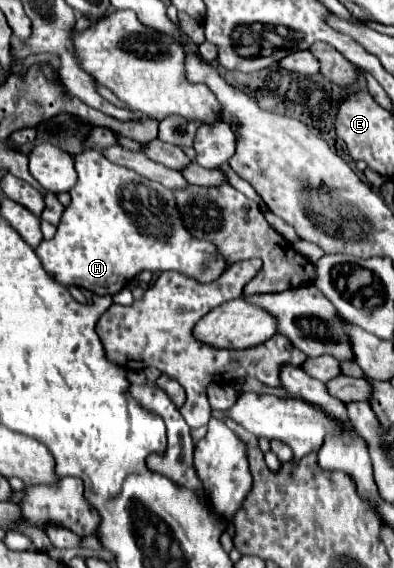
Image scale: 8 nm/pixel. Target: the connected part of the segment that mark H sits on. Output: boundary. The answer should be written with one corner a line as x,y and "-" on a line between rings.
99,151
75,155
75,171
79,179
69,191
71,205
65,209
55,237
51,241
41,241
41,245
35,249
45,271
49,271
57,283
77,285
95,295
115,295
141,271
179,271
197,279
199,283
211,283
227,269
227,261
219,255
213,243
189,235
181,213
177,211
177,201
173,201
173,191
141,177
127,167
111,163

